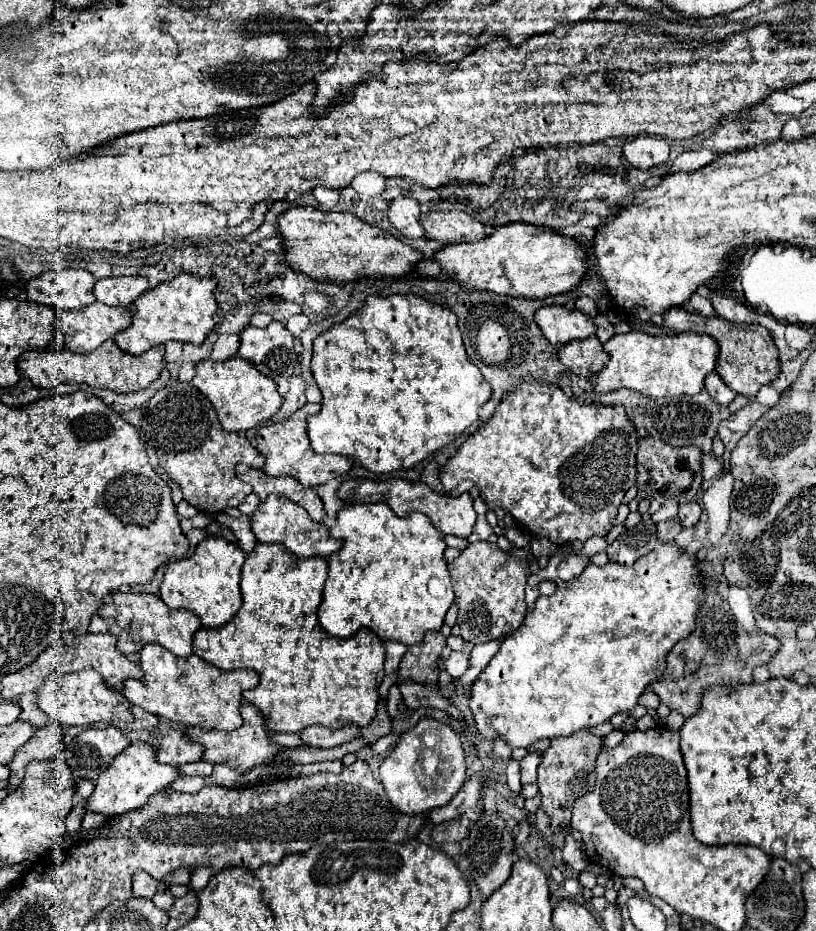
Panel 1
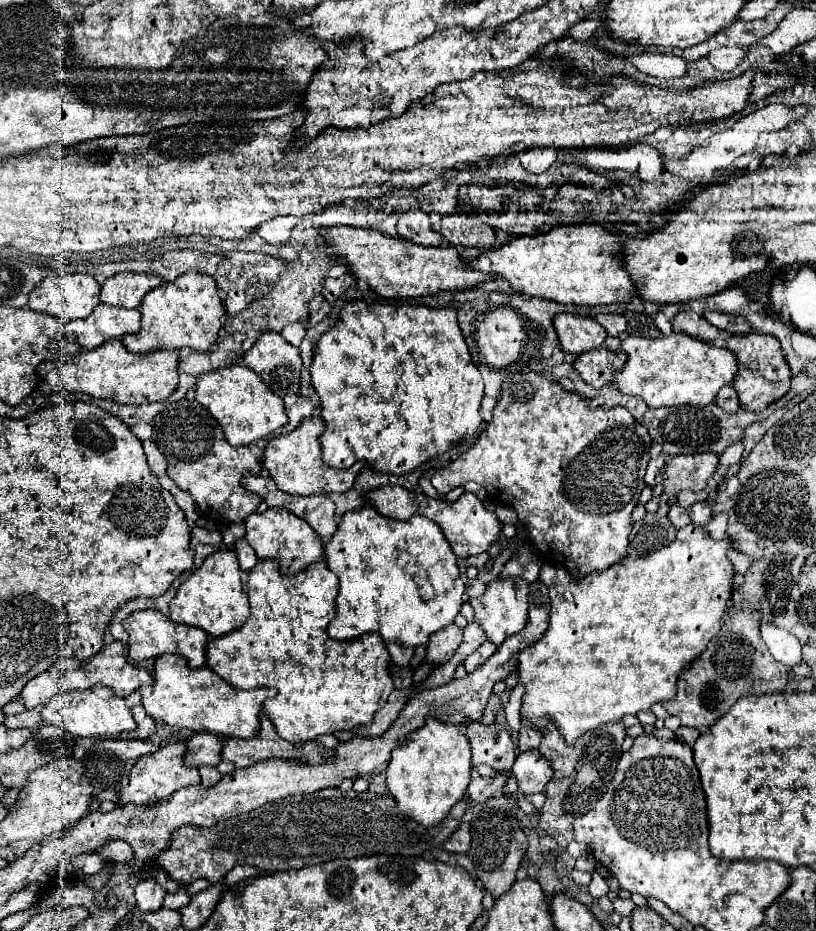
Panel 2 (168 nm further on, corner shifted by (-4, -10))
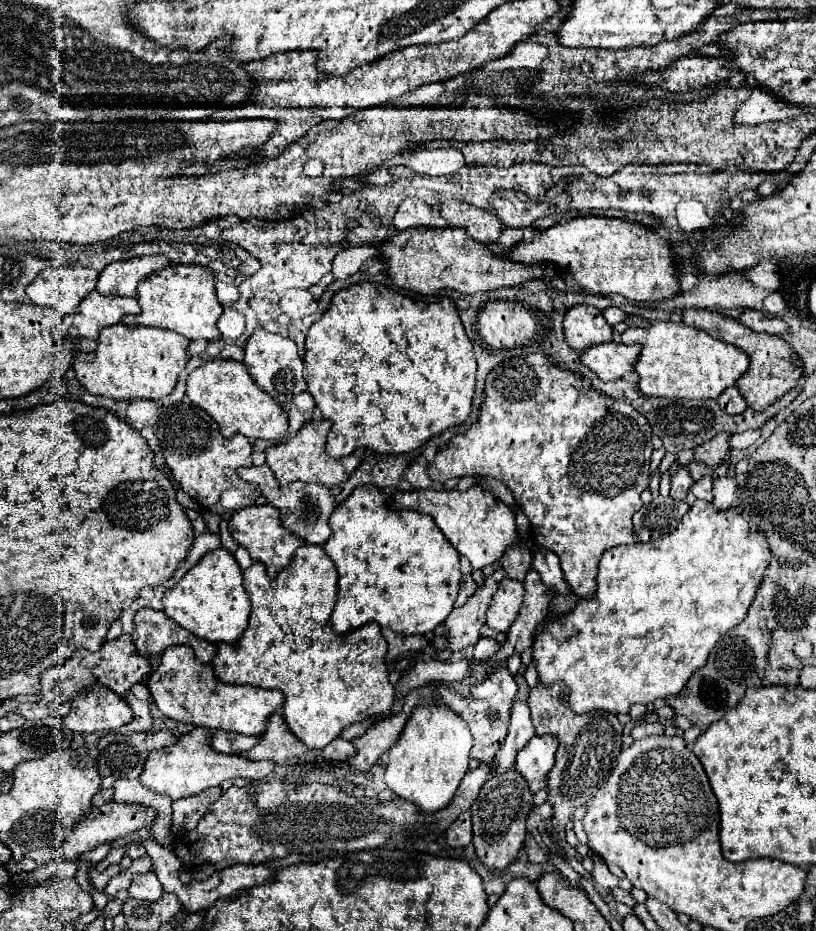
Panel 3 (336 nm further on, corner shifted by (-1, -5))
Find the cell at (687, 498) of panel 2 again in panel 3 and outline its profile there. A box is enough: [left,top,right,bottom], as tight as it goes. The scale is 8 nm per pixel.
[688,461,712,481]

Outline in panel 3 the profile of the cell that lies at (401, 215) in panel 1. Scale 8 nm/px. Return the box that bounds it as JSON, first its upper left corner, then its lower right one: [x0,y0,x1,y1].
[394,199,446,231]

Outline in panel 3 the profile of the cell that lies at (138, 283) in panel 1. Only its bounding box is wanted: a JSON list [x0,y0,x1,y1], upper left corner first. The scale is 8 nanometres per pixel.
[96,255,170,295]

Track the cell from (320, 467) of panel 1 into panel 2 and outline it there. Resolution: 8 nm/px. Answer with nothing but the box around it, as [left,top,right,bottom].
[263,418,363,496]

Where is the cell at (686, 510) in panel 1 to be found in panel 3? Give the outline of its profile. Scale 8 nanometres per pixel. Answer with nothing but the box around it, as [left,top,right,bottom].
[690,477,712,501]

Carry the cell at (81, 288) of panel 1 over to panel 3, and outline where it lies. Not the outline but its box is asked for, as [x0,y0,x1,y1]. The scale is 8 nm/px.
[26,267,98,315]

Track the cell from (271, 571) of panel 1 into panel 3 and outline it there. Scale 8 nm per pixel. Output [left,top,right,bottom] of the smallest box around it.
[212,545,394,749]

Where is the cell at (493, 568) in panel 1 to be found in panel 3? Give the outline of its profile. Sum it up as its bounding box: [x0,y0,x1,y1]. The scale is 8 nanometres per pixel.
[486,579,524,631]

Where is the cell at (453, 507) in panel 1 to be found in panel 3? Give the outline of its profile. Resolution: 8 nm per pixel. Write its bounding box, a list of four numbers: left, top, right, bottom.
[392,485,526,569]

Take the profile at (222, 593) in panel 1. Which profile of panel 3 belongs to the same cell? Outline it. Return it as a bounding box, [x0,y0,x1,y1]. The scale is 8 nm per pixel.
[164,549,250,643]

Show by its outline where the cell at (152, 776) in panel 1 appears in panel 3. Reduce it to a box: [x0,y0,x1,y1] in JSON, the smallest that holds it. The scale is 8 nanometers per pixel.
[140,727,276,801]

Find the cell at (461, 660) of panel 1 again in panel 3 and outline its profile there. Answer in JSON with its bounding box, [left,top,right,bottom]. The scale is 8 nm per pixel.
[474,637,500,659]

